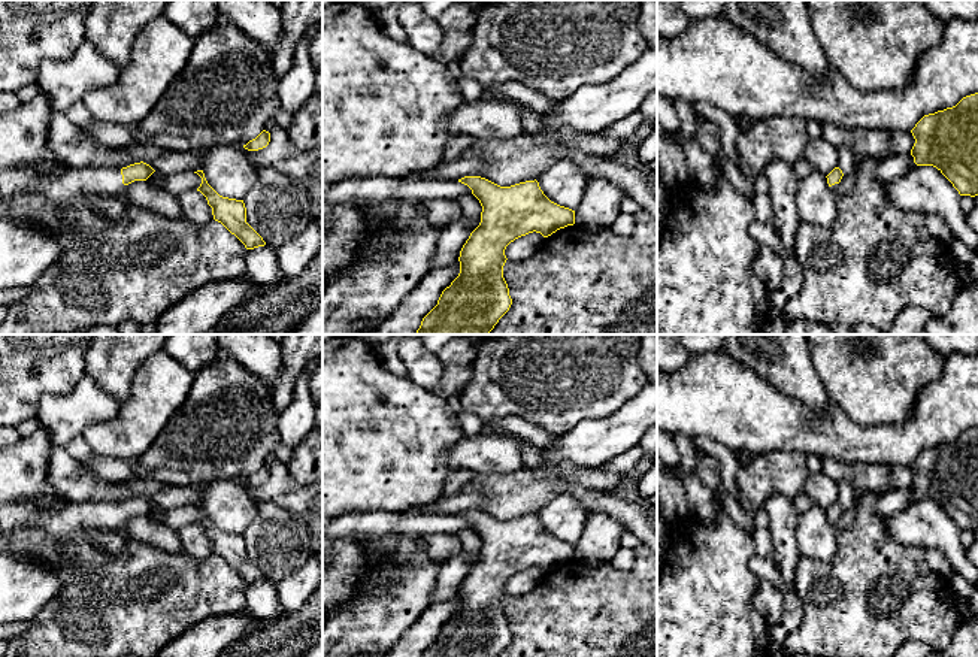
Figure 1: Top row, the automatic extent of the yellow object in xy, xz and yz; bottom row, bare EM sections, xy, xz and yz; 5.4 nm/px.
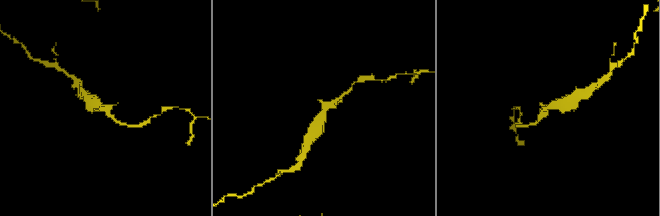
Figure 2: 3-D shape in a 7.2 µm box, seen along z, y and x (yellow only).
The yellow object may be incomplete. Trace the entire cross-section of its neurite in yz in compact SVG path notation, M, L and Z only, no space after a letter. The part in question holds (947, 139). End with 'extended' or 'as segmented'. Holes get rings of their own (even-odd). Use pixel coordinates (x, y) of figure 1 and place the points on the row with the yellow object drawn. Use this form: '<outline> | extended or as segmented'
M978 93L953 108L924 115L911 133L915 139L911 155L917 166L936 167L960 196L978 196Z | as segmented

